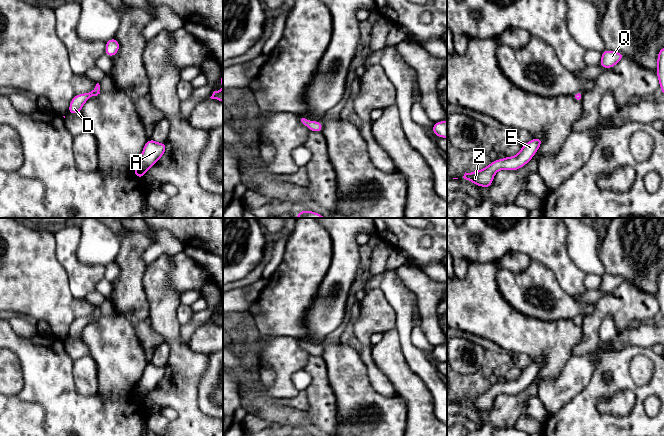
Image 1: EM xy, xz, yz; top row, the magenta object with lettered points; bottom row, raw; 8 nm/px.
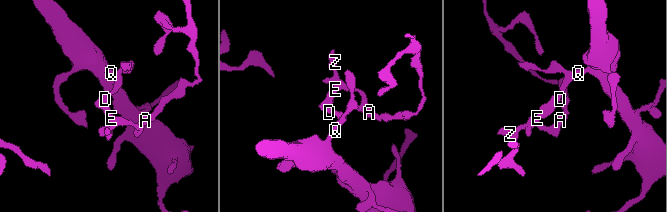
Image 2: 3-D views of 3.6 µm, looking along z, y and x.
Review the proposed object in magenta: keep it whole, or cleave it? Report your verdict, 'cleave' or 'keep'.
keep

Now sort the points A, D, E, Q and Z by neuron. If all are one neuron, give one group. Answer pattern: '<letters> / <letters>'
A D E Q Z

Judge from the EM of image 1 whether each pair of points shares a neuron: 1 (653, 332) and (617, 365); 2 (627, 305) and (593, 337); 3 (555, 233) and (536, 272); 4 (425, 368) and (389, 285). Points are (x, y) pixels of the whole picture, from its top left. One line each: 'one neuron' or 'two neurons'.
1: two neurons
2: one neuron
3: two neurons
4: one neuron

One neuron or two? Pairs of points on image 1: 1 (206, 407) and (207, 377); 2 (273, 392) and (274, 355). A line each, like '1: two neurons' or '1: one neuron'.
1: one neuron
2: one neuron

